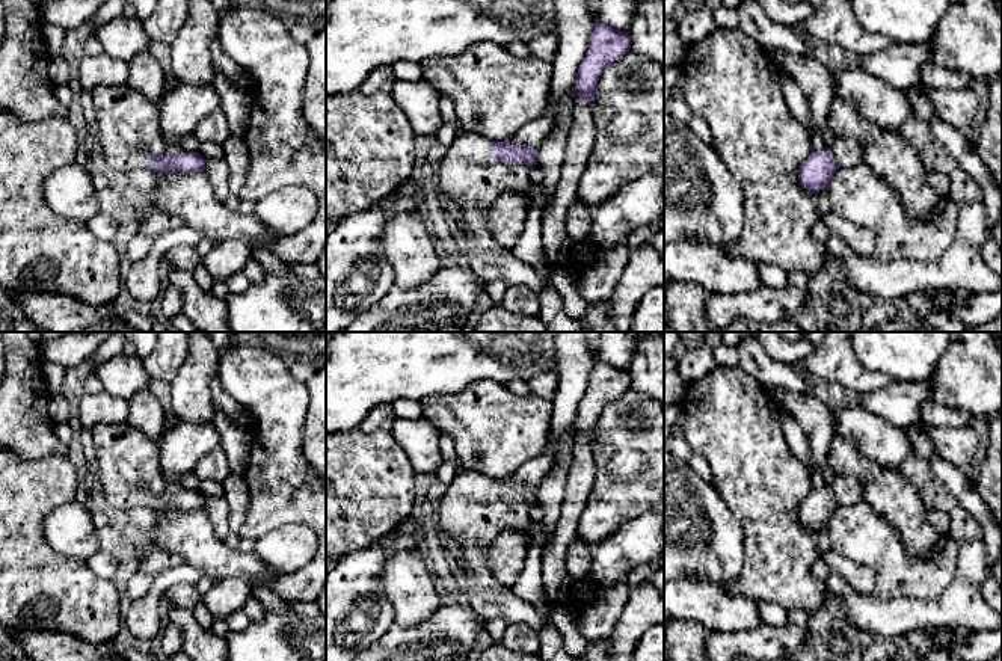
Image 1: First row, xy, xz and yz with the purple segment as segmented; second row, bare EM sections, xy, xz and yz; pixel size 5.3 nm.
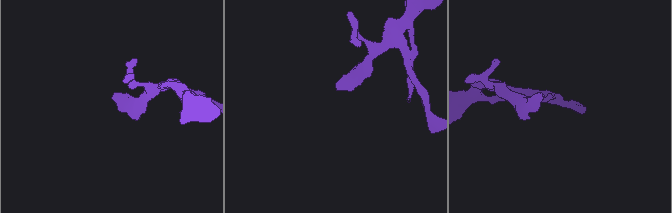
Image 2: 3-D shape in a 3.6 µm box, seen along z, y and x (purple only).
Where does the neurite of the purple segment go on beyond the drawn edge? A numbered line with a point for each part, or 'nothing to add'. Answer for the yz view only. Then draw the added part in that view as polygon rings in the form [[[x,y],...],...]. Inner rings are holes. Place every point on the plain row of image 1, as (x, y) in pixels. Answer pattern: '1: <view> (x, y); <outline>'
1: yz (848, 489); [[[834,474],[834,478],[825,486],[833,490],[841,506],[865,500],[863,483],[857,477]]]

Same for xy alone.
1: xy (127, 465); [[[127,421],[97,424],[91,432],[97,448],[92,469],[98,477],[98,489],[118,512],[149,507],[152,495],[169,489],[187,490],[163,478],[158,442]]]

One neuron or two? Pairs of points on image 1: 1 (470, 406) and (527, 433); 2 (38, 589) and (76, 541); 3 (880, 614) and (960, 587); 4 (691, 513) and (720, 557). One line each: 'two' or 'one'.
1: one
2: two
3: one
4: one

